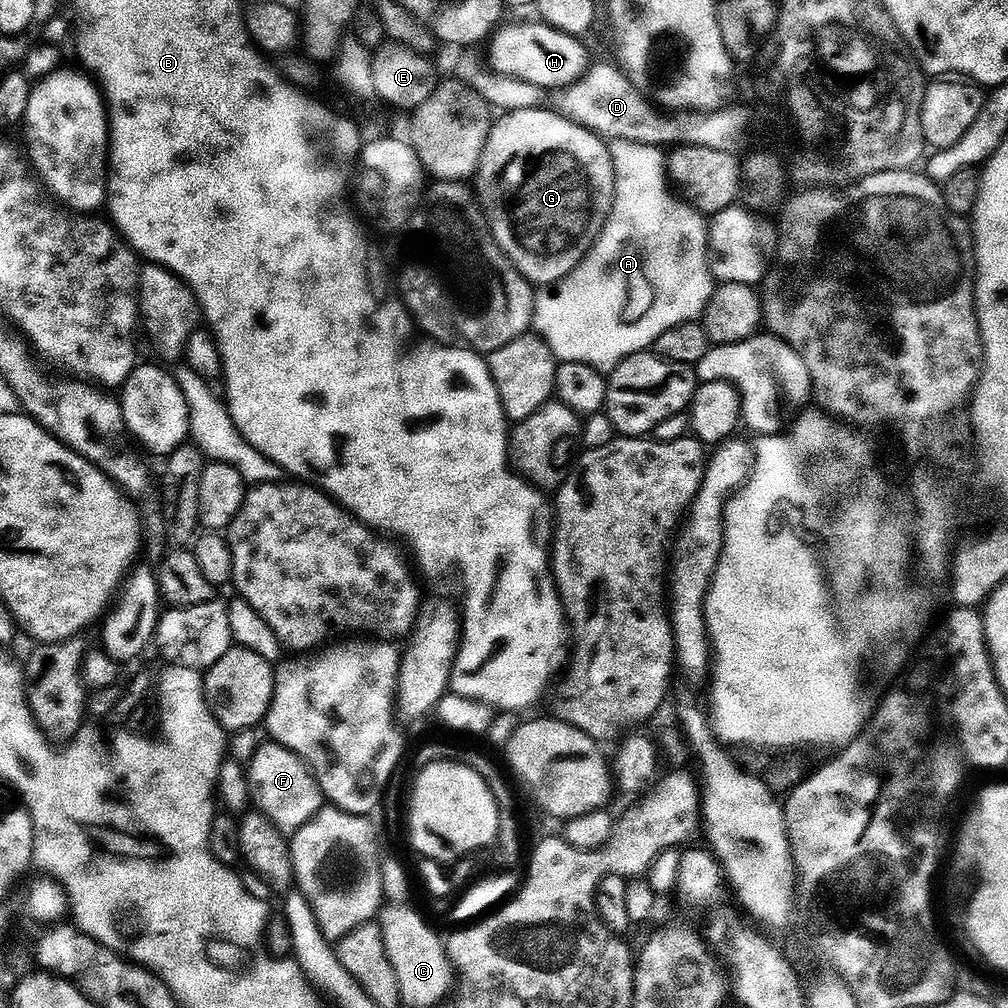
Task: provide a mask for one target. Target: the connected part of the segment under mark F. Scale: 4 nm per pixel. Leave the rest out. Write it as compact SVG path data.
M275 742L261 743L251 764L246 768L251 799L263 816L285 834L295 834L302 826L316 819L325 807L324 793L304 760L289 748Z

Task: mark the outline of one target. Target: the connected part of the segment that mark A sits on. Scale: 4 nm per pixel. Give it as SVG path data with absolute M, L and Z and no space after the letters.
M630 140L611 141L610 151L614 162L614 178L616 179L616 193L614 194L614 206L612 213L608 215L608 220L604 224L602 234L594 242L594 246L586 254L586 258L574 271L555 285L554 290L544 290L539 293L536 302L536 319L534 321L535 335L539 336L548 344L548 348L556 357L557 361L569 364L578 362L579 364L589 364L591 368L601 370L611 370L620 364L628 356L635 352L643 352L651 349L656 343L656 339L666 330L676 328L680 324L690 324L699 321L704 315L705 308L712 301L714 291L714 277L710 267L710 249L708 246L709 225L705 217L692 206L685 202L679 195L668 189L670 187L669 169L666 167L666 156L660 152L659 147L650 144L639 144Z

